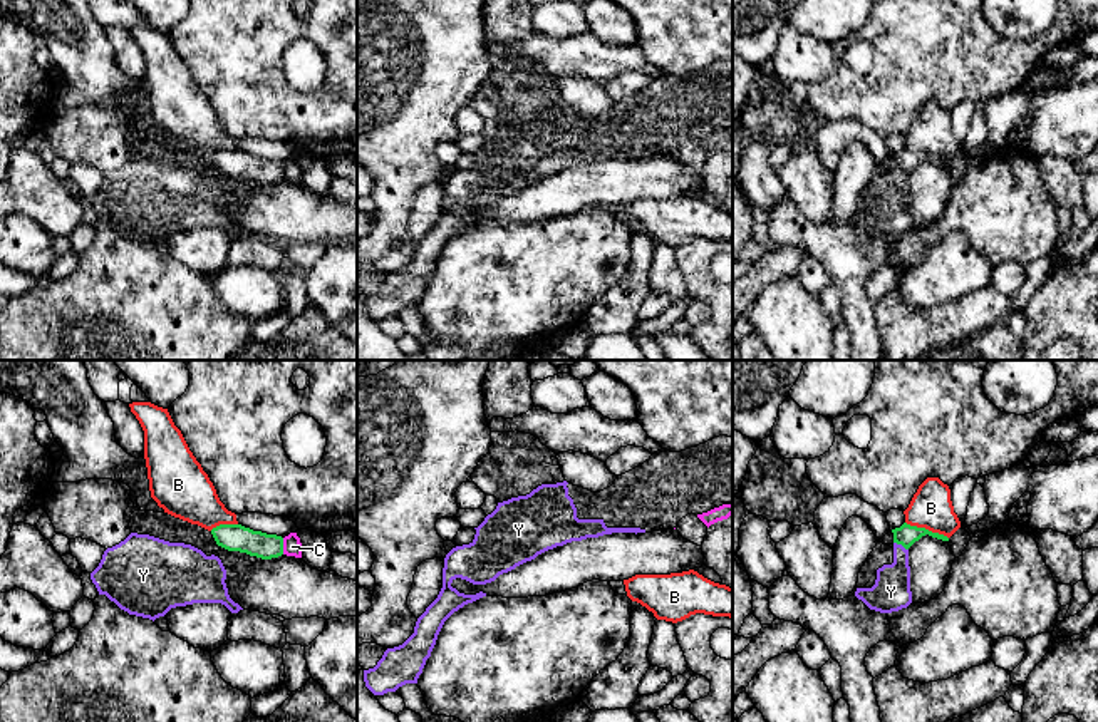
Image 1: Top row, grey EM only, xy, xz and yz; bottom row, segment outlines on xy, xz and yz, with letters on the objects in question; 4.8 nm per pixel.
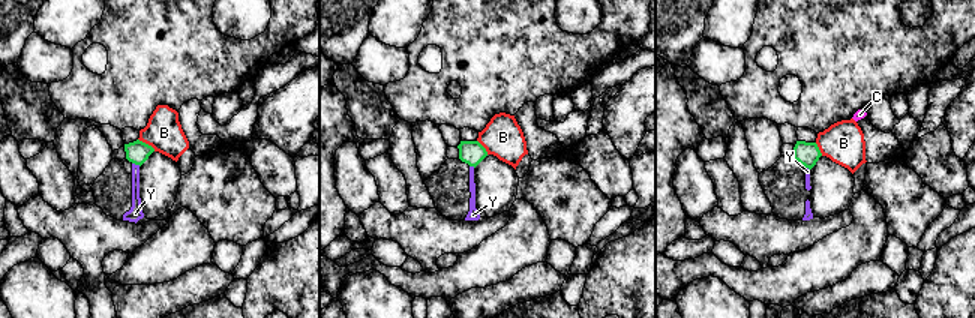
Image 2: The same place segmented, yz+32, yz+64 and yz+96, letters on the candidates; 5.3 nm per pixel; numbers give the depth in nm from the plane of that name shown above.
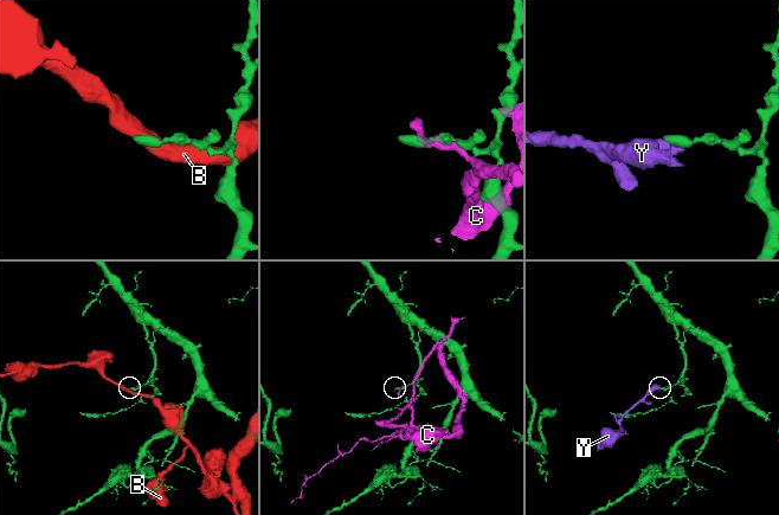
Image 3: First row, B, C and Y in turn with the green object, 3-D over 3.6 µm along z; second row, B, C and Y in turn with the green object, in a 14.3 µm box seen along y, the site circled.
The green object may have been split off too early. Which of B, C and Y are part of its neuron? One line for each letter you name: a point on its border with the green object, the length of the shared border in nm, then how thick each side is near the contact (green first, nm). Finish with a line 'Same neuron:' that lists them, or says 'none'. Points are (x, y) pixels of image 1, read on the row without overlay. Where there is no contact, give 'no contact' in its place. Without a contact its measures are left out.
Same neuron: none

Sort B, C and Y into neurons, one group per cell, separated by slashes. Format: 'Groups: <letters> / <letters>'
Groups: B / C / Y

